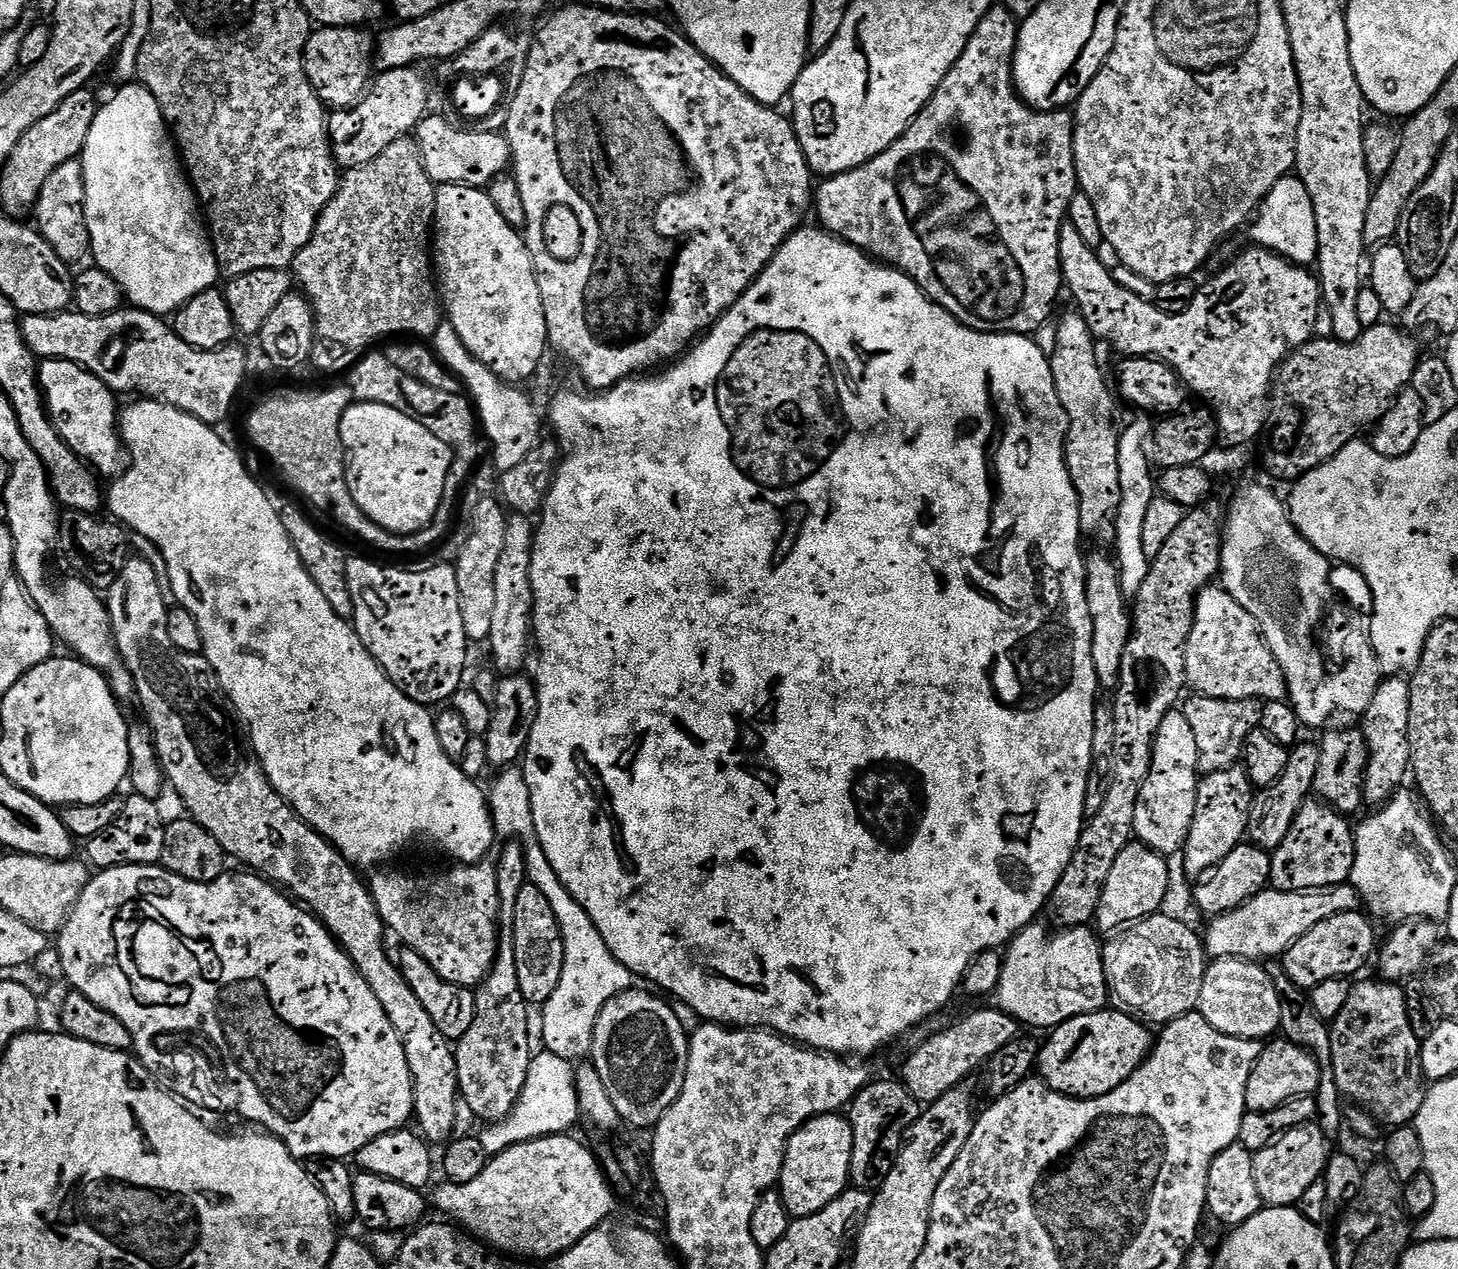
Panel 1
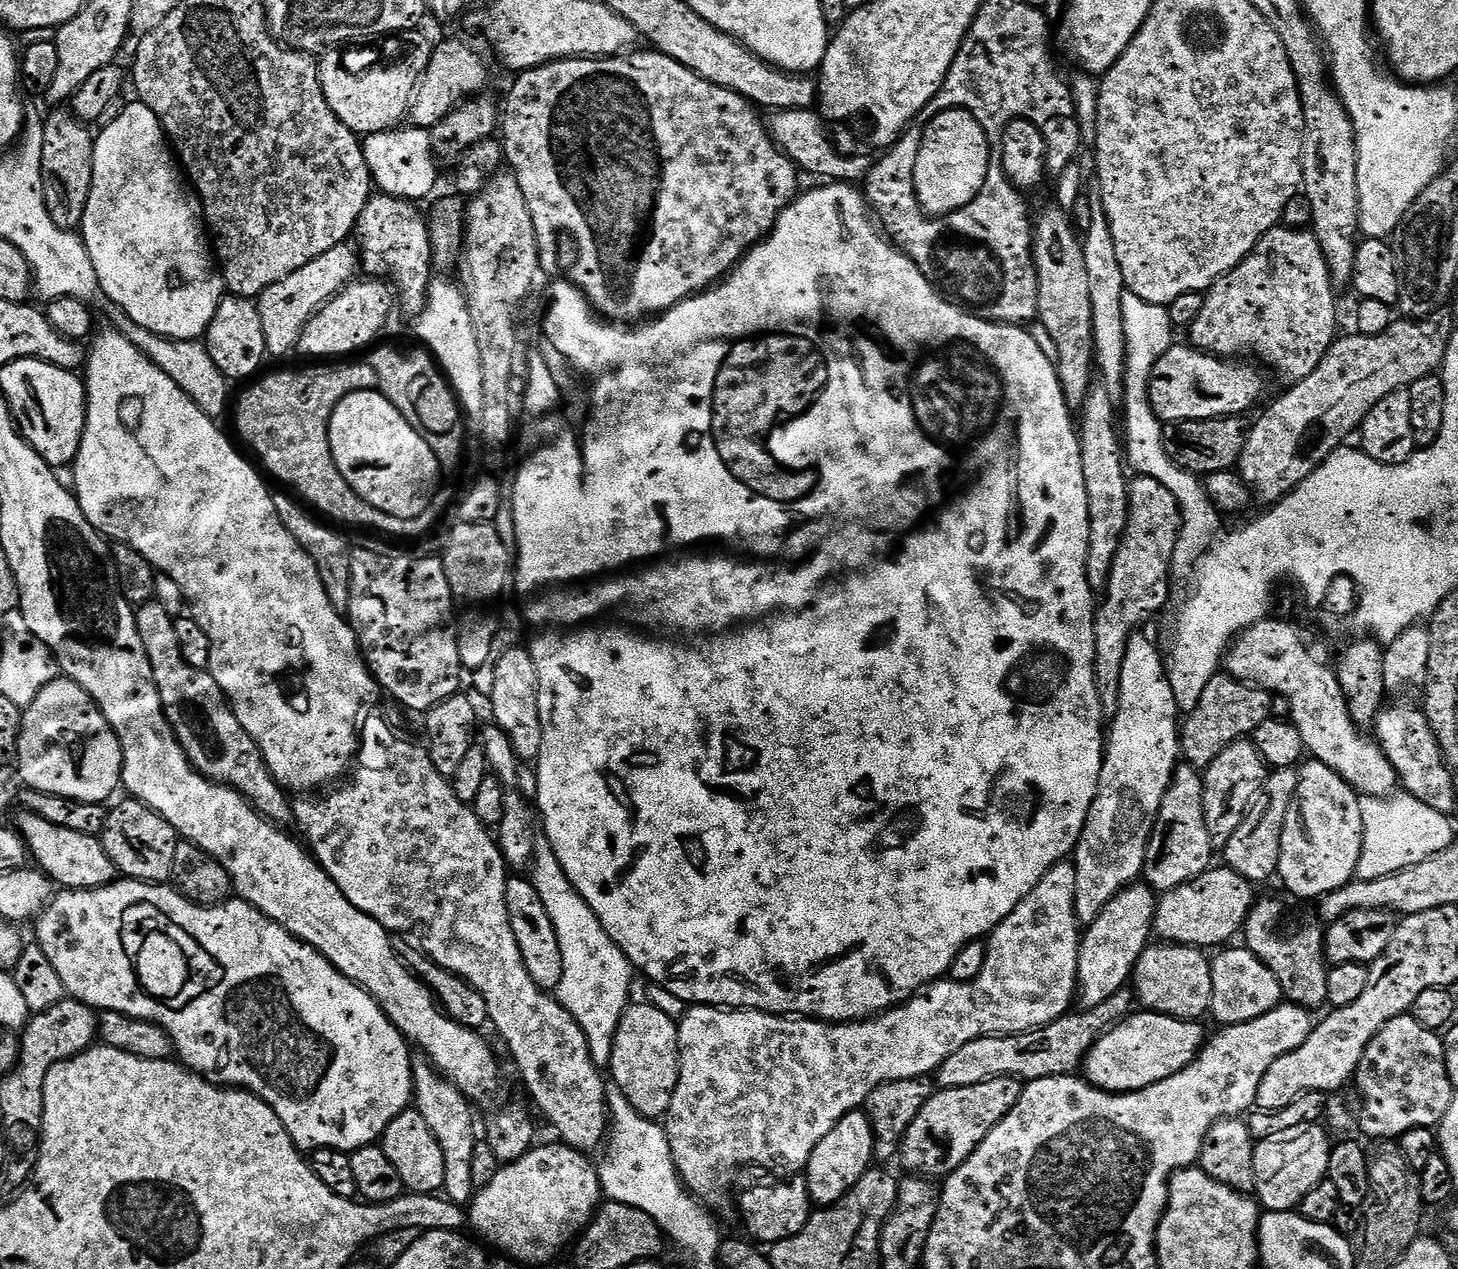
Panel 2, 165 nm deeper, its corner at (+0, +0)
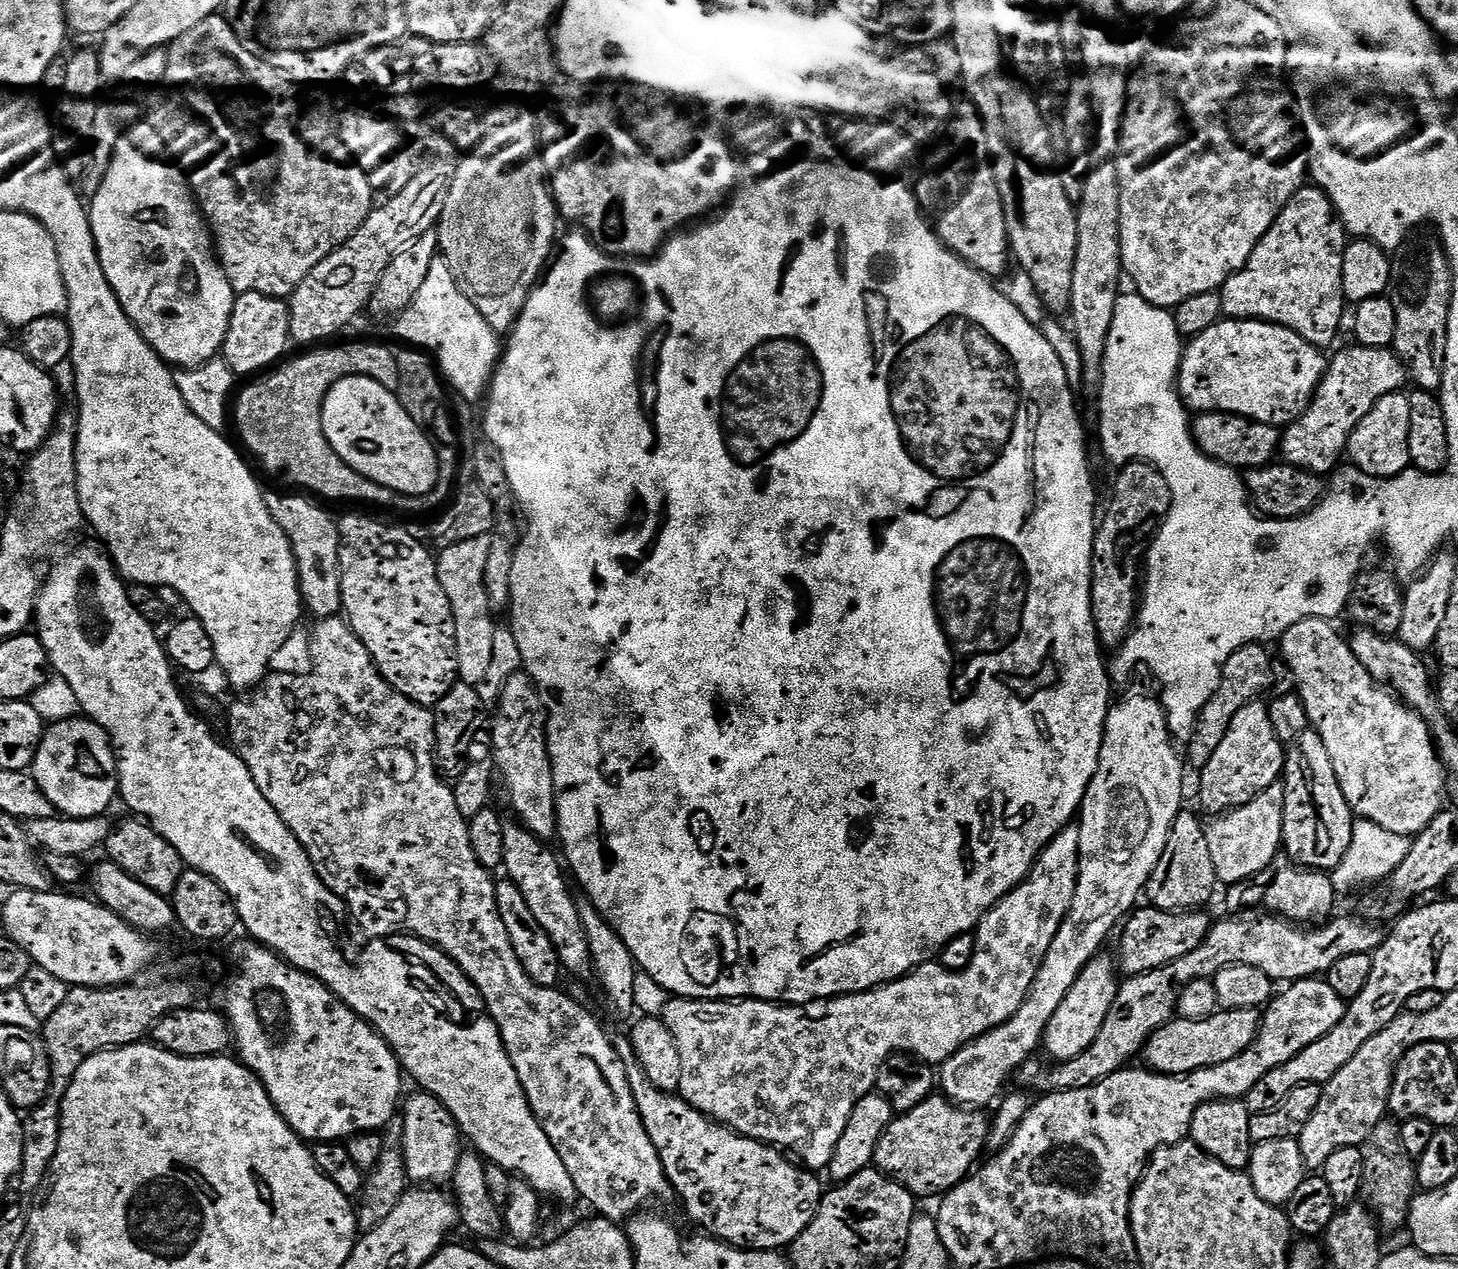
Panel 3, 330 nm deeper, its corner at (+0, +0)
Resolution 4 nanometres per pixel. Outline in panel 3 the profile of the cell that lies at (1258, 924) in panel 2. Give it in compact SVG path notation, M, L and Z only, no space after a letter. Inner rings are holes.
M1277 858L1270 868L1254 874L1251 880L1231 885L1230 892L1240 908L1256 908L1259 904L1265 904L1269 913L1301 926L1327 924L1337 911L1338 893L1331 875L1319 868L1301 868L1287 858Z

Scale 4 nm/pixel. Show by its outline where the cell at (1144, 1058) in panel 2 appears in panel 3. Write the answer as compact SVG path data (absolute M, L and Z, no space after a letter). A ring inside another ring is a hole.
M1255 1008L1218 1010L1210 1018L1182 1020L1174 1018L1164 1024L1144 1043L1142 1060L1161 1076L1185 1076L1194 1070L1209 1068L1230 1058L1238 1058L1260 1032L1261 1013Z

